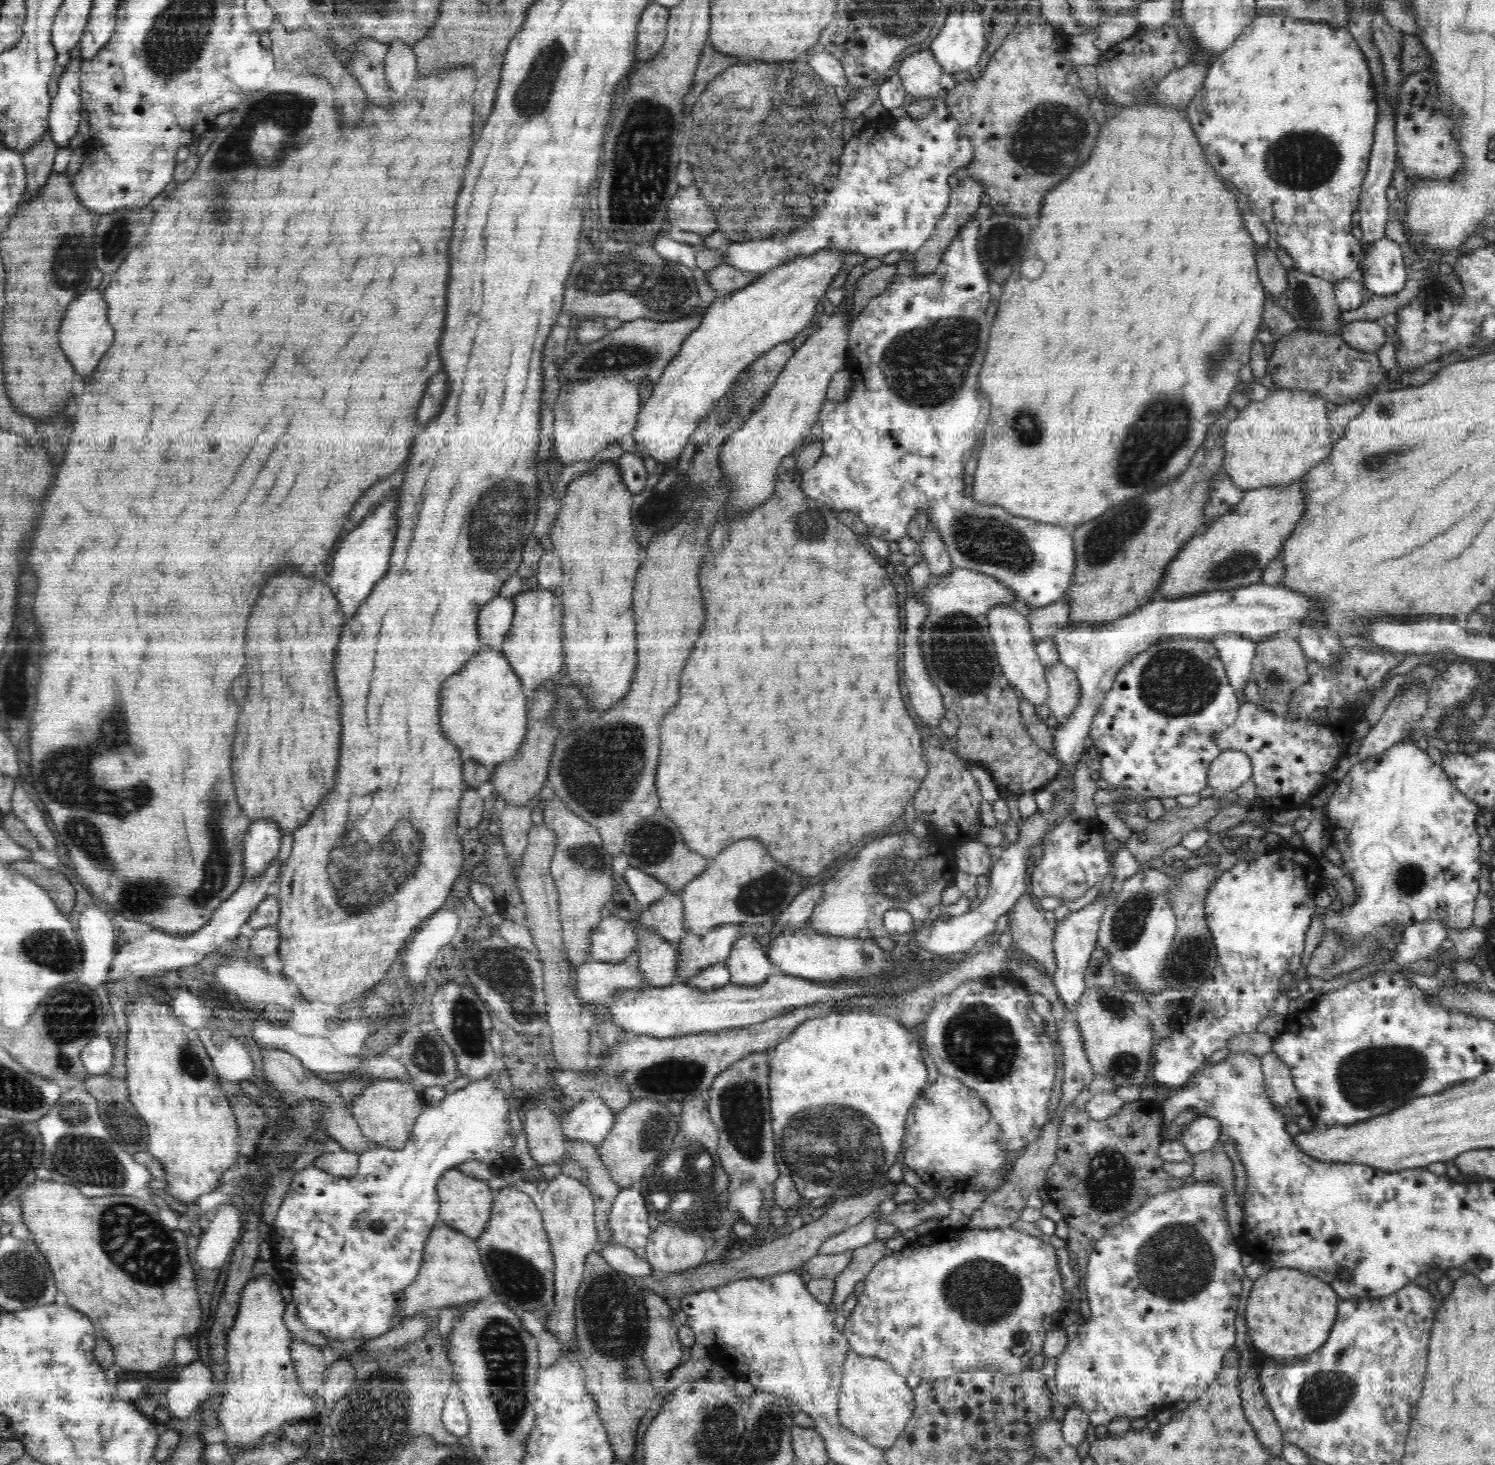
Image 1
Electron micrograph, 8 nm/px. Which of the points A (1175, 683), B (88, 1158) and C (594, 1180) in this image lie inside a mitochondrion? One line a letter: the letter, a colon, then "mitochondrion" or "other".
A: mitochondrion
B: mitochondrion
C: other

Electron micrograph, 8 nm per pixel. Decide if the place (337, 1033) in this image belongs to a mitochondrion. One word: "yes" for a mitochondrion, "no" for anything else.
no

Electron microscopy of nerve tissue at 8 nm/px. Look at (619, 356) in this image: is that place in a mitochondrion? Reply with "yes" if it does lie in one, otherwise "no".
yes

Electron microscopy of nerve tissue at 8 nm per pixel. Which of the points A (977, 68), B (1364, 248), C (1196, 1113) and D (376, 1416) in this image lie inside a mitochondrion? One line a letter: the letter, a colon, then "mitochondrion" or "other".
A: other
B: other
C: other
D: mitochondrion

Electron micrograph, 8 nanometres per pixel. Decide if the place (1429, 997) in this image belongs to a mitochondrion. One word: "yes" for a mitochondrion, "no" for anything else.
no

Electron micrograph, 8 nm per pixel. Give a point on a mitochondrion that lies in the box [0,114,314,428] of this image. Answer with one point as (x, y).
(66, 270)

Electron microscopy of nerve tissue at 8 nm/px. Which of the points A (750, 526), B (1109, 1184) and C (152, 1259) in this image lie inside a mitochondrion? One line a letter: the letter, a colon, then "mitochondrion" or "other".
A: other
B: mitochondrion
C: mitochondrion

